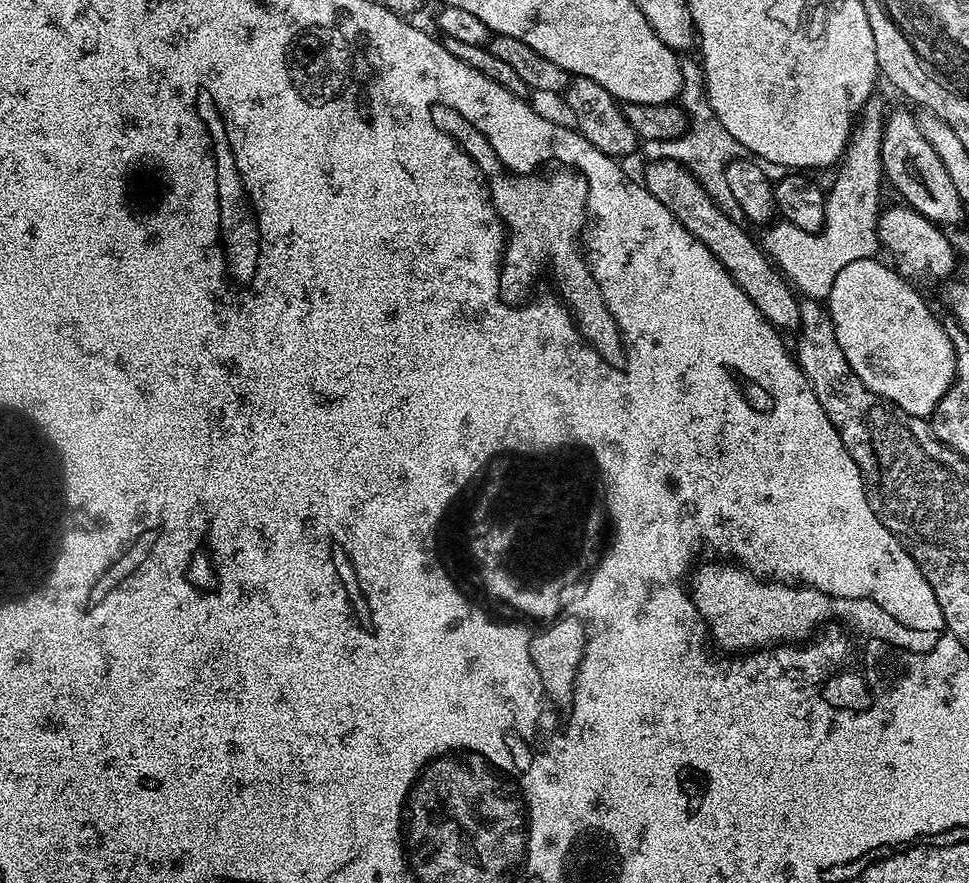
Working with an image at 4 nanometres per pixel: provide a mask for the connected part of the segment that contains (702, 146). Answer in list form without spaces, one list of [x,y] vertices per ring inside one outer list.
[[[706,112],[705,114],[698,113],[696,120],[692,121],[691,119],[689,121],[688,129],[684,134],[678,138],[661,141],[658,148],[661,148],[663,157],[675,160],[676,163],[688,168],[696,179],[704,184],[709,195],[712,196],[723,212],[736,220],[741,217],[741,207],[738,206],[734,194],[731,194],[730,188],[725,184],[725,170],[729,163],[739,155],[740,147],[713,115]]]

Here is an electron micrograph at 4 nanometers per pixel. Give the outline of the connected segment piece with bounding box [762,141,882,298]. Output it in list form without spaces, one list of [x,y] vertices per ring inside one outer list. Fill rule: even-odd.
[[[856,142],[849,143],[839,168],[840,173],[837,174],[832,189],[827,189],[826,192],[824,226],[819,232],[807,232],[787,222],[773,223],[763,229],[763,251],[797,289],[800,287],[806,292],[805,295],[812,298],[827,297],[834,278],[838,278],[840,271],[850,266],[850,262],[869,259],[868,236],[870,240],[882,208],[880,142],[862,147]]]

